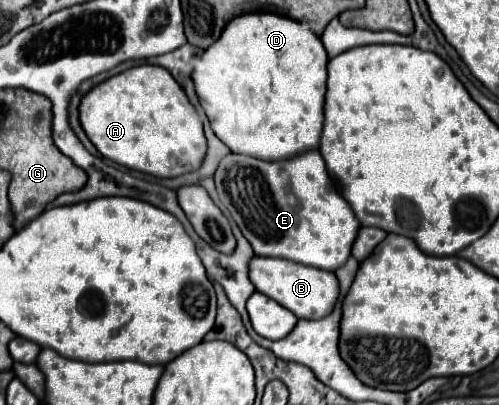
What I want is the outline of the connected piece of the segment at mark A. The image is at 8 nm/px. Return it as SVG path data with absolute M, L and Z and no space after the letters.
M159 65L131 67L103 81L83 97L79 113L97 151L127 169L171 179L203 165L207 139L201 117L173 75Z

